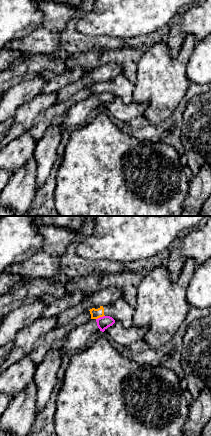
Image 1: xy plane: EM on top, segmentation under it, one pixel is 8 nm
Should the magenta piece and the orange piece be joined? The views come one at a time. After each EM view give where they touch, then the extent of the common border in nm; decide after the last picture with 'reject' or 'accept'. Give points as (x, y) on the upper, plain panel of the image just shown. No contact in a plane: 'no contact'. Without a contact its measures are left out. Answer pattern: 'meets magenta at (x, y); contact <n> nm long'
meets magenta at (100, 93); contact 80 nm long

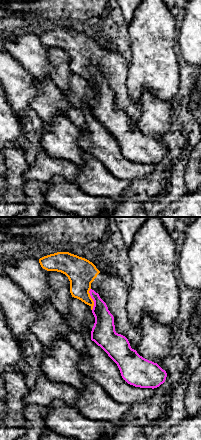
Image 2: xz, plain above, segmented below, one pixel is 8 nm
meets magenta at (92, 74); contact 180 nm long

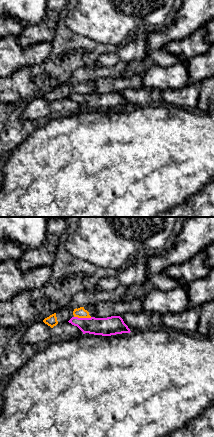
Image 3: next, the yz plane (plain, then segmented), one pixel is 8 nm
meets magenta at (83, 94); contact 140 nm long

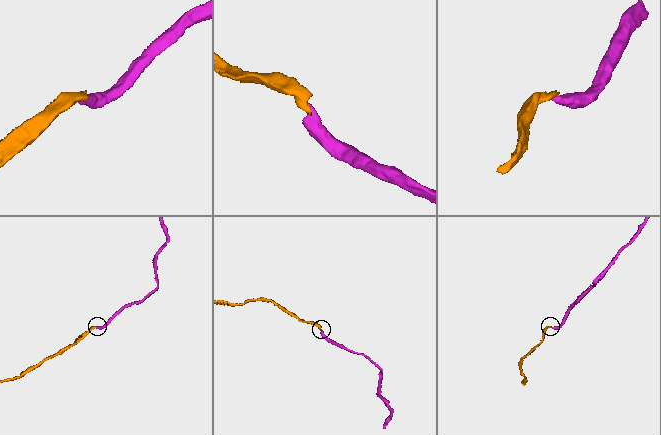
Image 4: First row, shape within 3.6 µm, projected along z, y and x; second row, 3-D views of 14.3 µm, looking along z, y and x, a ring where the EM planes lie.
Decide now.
reject

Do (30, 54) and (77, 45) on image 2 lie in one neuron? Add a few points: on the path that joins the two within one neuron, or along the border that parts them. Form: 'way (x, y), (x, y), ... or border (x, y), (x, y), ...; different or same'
border (38, 36), (39, 40), (47, 47); different

